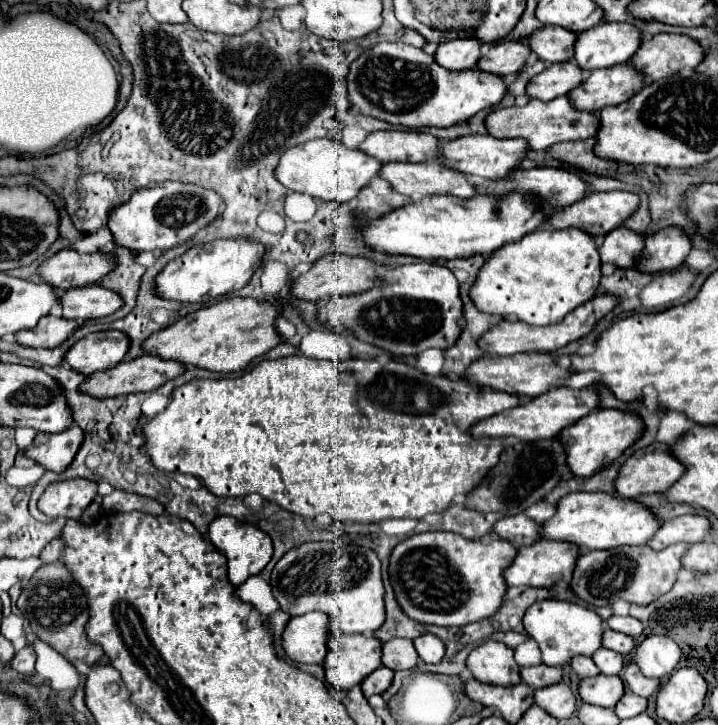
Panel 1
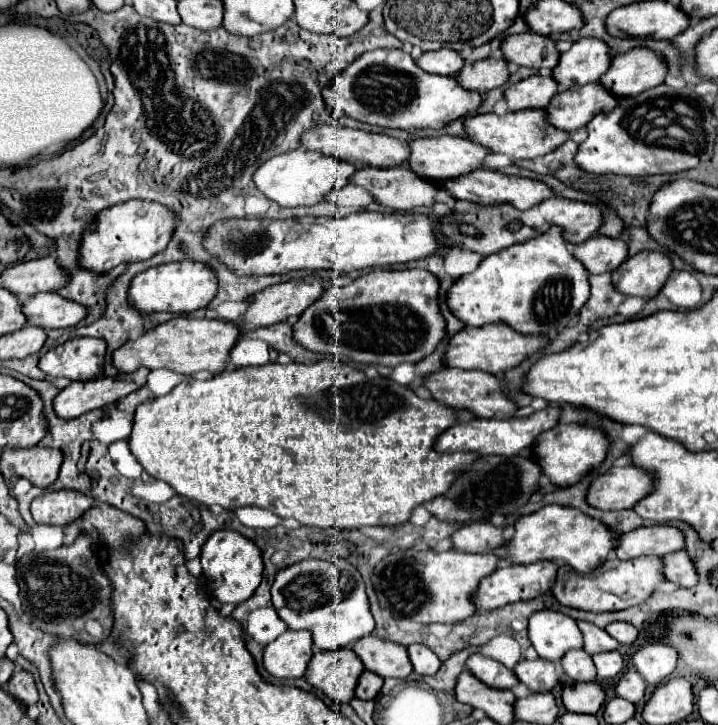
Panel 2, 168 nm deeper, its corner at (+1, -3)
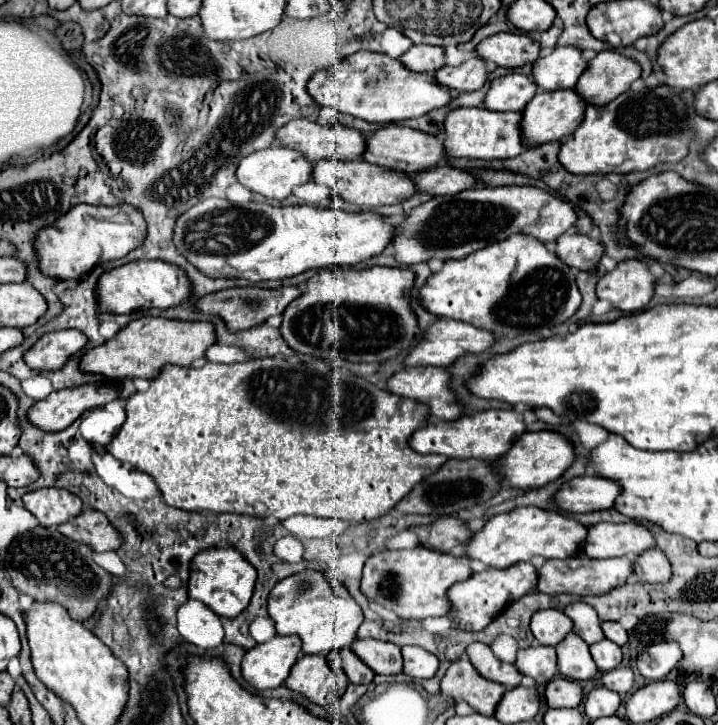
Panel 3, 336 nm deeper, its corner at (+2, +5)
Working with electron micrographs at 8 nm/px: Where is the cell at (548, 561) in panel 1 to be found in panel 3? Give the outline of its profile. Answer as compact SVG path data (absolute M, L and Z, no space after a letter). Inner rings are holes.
M518 563L508 569L484 569L480 573L472 573L466 581L448 589L448 617L452 619L452 629L482 631L494 617L498 617L498 613L502 613L502 609L506 609L506 605L510 605L510 601L516 601L518 597L534 591L536 581L538 573L532 563Z

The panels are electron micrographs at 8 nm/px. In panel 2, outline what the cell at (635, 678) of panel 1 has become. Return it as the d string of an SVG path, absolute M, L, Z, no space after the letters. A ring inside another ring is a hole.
M629 669L629 671L625 671L621 675L621 679L619 679L617 687L615 687L615 693L619 697L631 701L631 703L639 703L643 699L643 695L645 695L645 687L647 685L645 685L643 677L635 669Z

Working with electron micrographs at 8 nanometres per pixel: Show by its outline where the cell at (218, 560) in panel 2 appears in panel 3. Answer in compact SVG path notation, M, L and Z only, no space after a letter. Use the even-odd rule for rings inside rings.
M234 547L208 549L198 553L190 565L188 597L202 601L220 617L236 617L250 603L254 581L256 581L256 569L248 561L244 561L244 557Z

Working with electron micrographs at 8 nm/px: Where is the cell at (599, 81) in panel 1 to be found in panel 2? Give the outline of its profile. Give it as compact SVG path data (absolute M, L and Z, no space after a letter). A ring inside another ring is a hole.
M587 83L575 85L575 89L561 91L559 97L551 99L547 105L547 121L567 133L585 127L595 115L609 113L619 105L617 97L611 97L603 85Z

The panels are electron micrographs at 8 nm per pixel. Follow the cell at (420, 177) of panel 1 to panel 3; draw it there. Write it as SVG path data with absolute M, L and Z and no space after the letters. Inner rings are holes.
M326 159L314 163L312 169L312 181L320 185L328 185L332 189L332 197L338 201L346 201L360 207L380 207L380 205L392 205L402 203L408 197L412 197L414 185L410 185L410 179L406 179L406 173L400 171L388 171L378 165L370 165L362 159L354 161L338 161L338 159Z

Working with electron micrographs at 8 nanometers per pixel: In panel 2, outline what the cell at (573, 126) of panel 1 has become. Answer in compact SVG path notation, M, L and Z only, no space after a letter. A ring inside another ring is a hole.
M523 109L519 113L507 113L503 117L495 113L471 115L465 119L465 131L475 143L489 147L493 153L505 153L515 159L533 159L533 157L547 155L569 139L569 133L563 133L561 129L547 125L545 109Z

